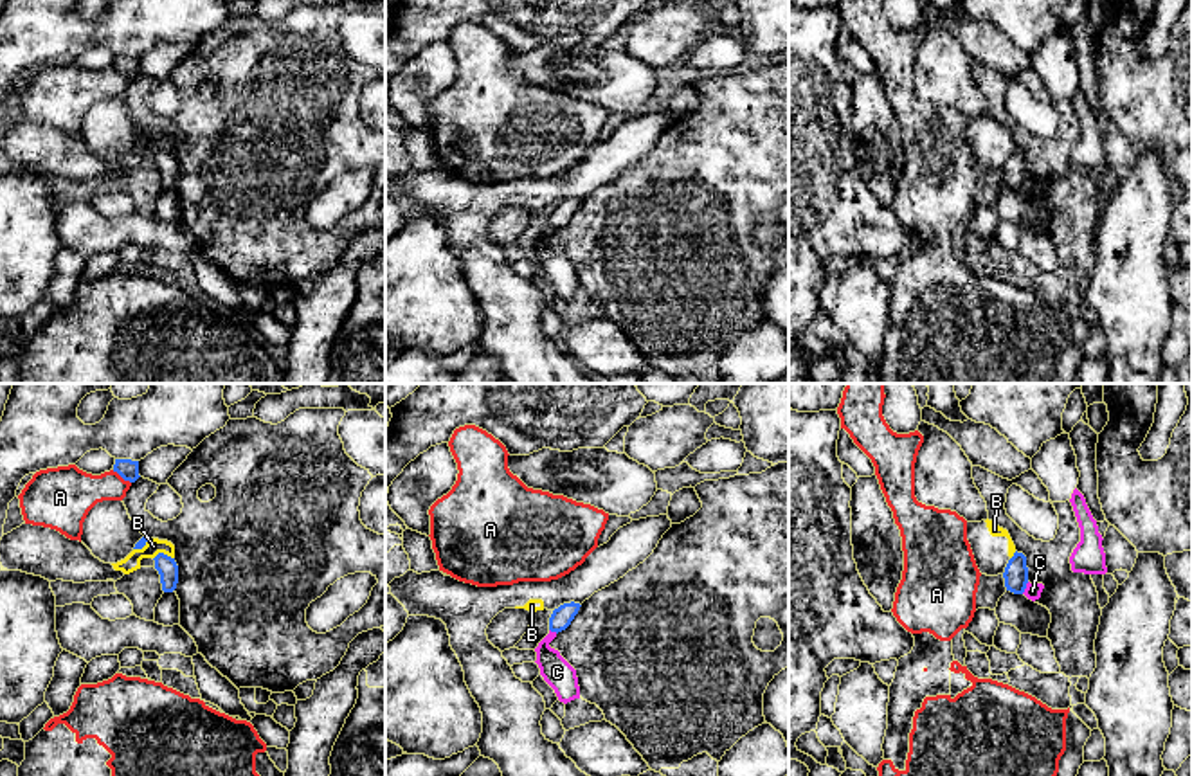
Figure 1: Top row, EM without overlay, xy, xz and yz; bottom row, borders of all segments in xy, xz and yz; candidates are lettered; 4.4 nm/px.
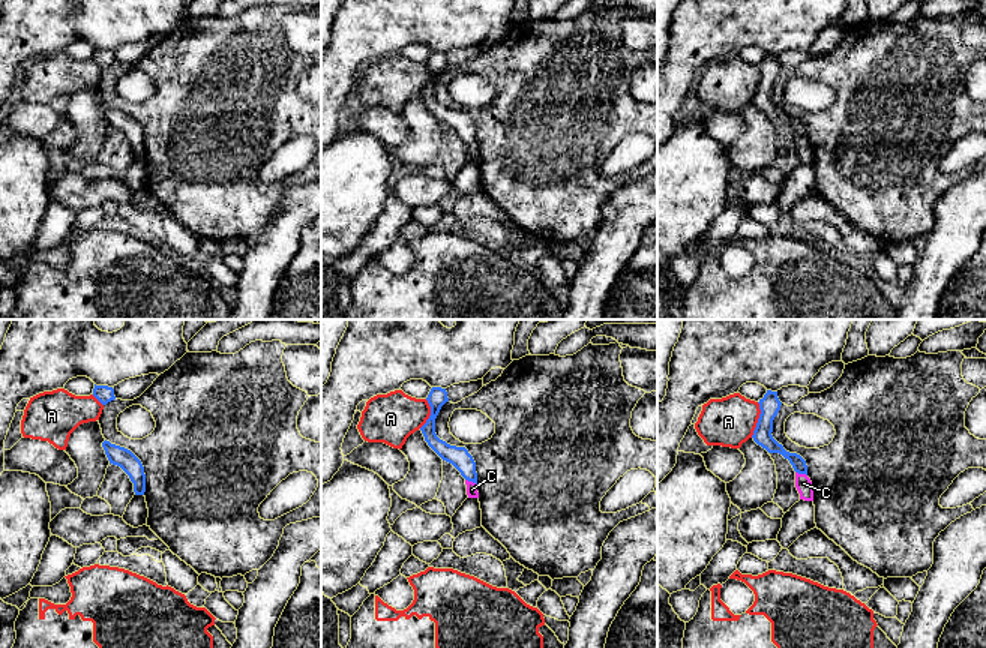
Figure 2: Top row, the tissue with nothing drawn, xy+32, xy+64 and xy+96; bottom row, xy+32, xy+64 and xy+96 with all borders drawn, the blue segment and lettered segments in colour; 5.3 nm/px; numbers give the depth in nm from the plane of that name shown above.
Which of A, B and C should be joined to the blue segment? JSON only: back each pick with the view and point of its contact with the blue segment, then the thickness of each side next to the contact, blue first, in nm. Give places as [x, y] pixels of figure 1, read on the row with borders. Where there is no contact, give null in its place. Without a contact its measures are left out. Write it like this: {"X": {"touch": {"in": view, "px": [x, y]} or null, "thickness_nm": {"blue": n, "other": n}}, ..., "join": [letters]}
{"C": {"touch": {"in": "yz", "px": [1025, 587]}, "thickness_nm": {"blue": 110, "other": 70}}, "join": ["C"]}

